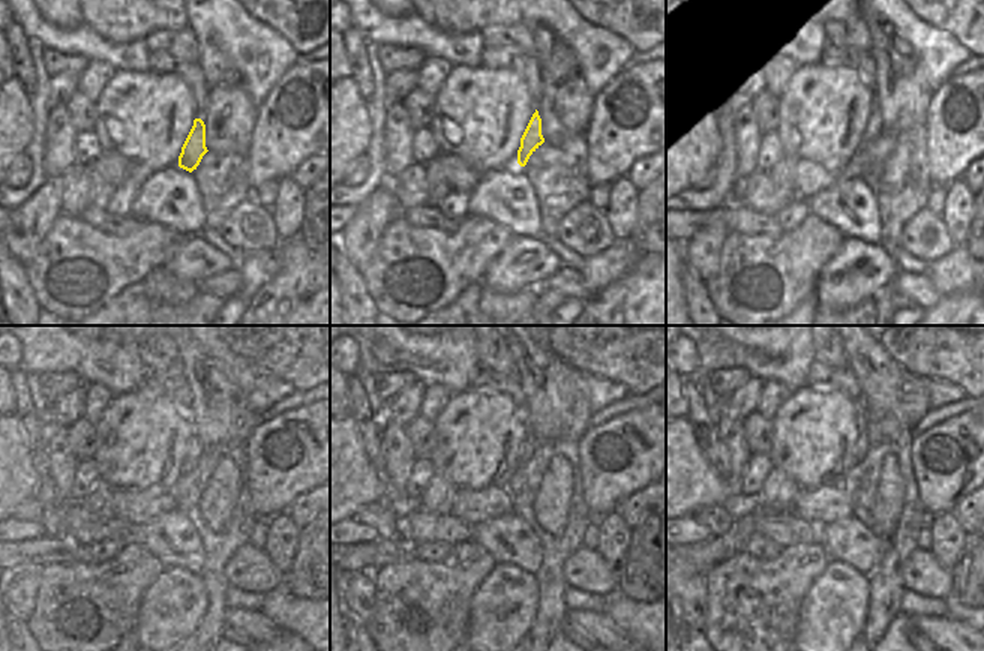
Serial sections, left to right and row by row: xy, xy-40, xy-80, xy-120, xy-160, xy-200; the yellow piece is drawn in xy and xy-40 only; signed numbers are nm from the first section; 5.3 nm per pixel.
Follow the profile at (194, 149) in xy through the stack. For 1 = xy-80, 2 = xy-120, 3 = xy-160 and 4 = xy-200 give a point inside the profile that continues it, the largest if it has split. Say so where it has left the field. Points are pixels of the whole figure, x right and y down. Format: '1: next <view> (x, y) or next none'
1: next xy-80 (873, 126)
2: next xy-120 (194, 450)
3: next xy-160 (528, 446)
4: next xy-200 (861, 446)

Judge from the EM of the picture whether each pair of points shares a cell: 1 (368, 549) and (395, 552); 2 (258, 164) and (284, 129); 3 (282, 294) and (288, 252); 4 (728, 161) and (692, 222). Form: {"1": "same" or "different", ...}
{"1": "same", "2": "same", "3": "same", "4": "different"}

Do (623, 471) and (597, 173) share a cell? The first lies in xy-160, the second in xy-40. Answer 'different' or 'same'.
same

